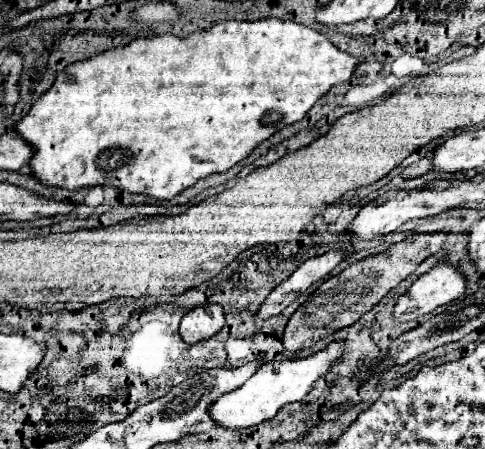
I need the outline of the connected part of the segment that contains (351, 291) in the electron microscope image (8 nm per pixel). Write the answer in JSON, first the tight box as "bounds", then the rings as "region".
{"bounds":[282,232,450,352],"region":[[[448,232],[410,236],[398,244],[392,244],[386,252],[366,256],[354,262],[352,266],[344,268],[340,274],[324,280],[324,284],[314,294],[310,294],[310,298],[292,314],[282,340],[284,348],[292,352],[312,348],[320,338],[326,338],[332,332],[360,320],[362,314],[372,310],[372,306],[376,306],[392,288],[396,288],[402,280],[406,280],[418,268],[420,262],[436,254],[444,246],[448,236],[450,236]]]}

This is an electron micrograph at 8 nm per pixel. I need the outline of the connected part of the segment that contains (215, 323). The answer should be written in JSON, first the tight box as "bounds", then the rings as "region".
{"bounds":[180,304,224,344],"region":[[[204,304],[188,310],[180,322],[180,336],[188,344],[208,340],[224,326],[224,312],[220,304]]]}

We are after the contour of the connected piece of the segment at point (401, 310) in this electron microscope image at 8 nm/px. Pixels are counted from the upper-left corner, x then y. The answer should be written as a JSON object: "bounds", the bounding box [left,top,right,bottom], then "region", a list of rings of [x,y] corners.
{"bounds":[394,262,468,322],"region":[[[440,262],[430,272],[422,274],[400,296],[394,306],[394,318],[400,322],[416,320],[418,316],[434,312],[438,306],[462,298],[466,286],[468,280],[456,266],[450,262]]]}

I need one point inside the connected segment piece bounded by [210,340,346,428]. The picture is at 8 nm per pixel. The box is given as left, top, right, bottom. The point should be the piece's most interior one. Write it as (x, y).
(277, 383)

